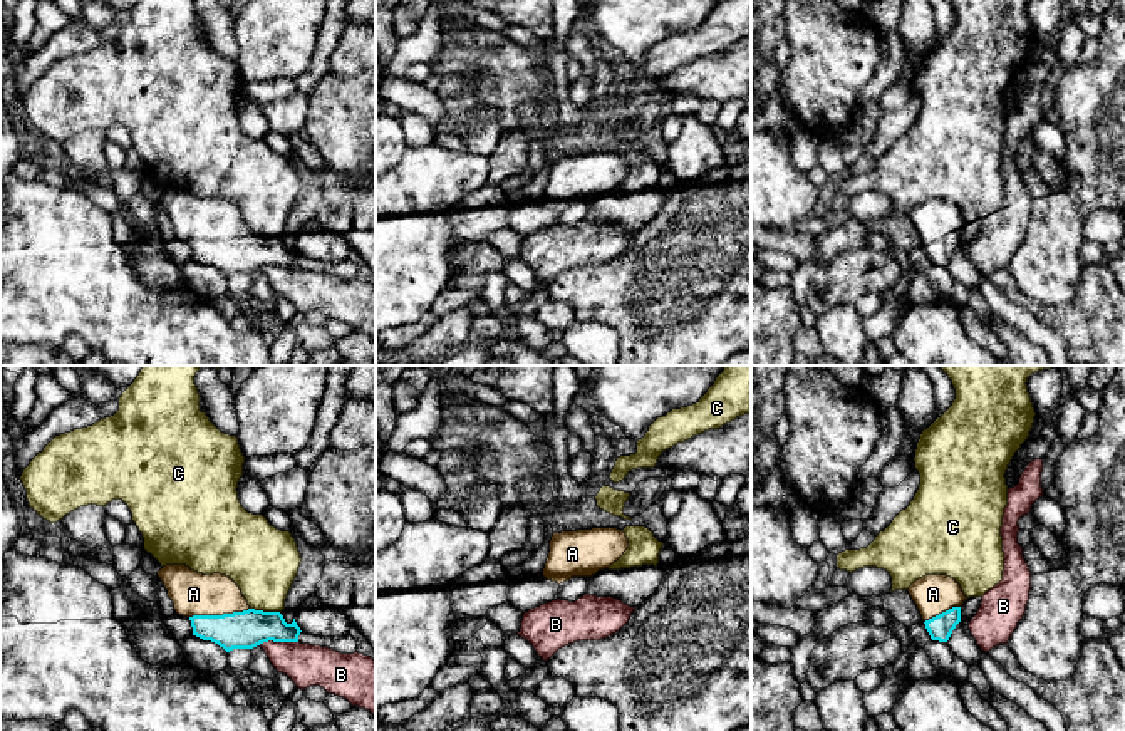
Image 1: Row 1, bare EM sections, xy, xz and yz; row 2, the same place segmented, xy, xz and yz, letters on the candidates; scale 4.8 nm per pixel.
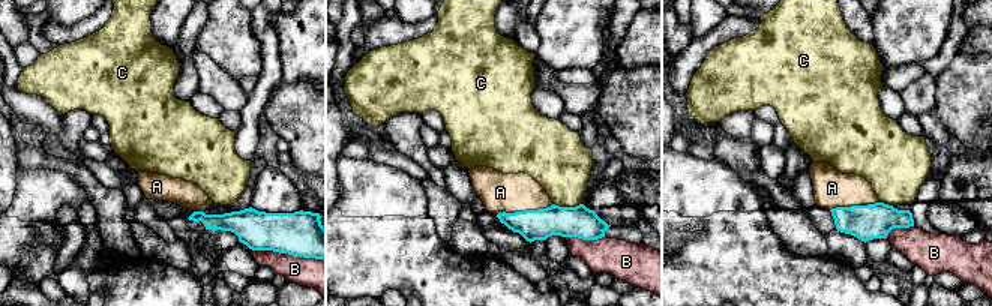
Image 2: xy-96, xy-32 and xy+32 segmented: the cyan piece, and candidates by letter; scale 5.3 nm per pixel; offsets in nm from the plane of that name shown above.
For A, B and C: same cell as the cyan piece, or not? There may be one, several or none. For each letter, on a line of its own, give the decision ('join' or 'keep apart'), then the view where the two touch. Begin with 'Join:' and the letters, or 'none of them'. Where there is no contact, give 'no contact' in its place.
Join: A
A: join | xy
B: keep apart | xy
C: keep apart | xy

